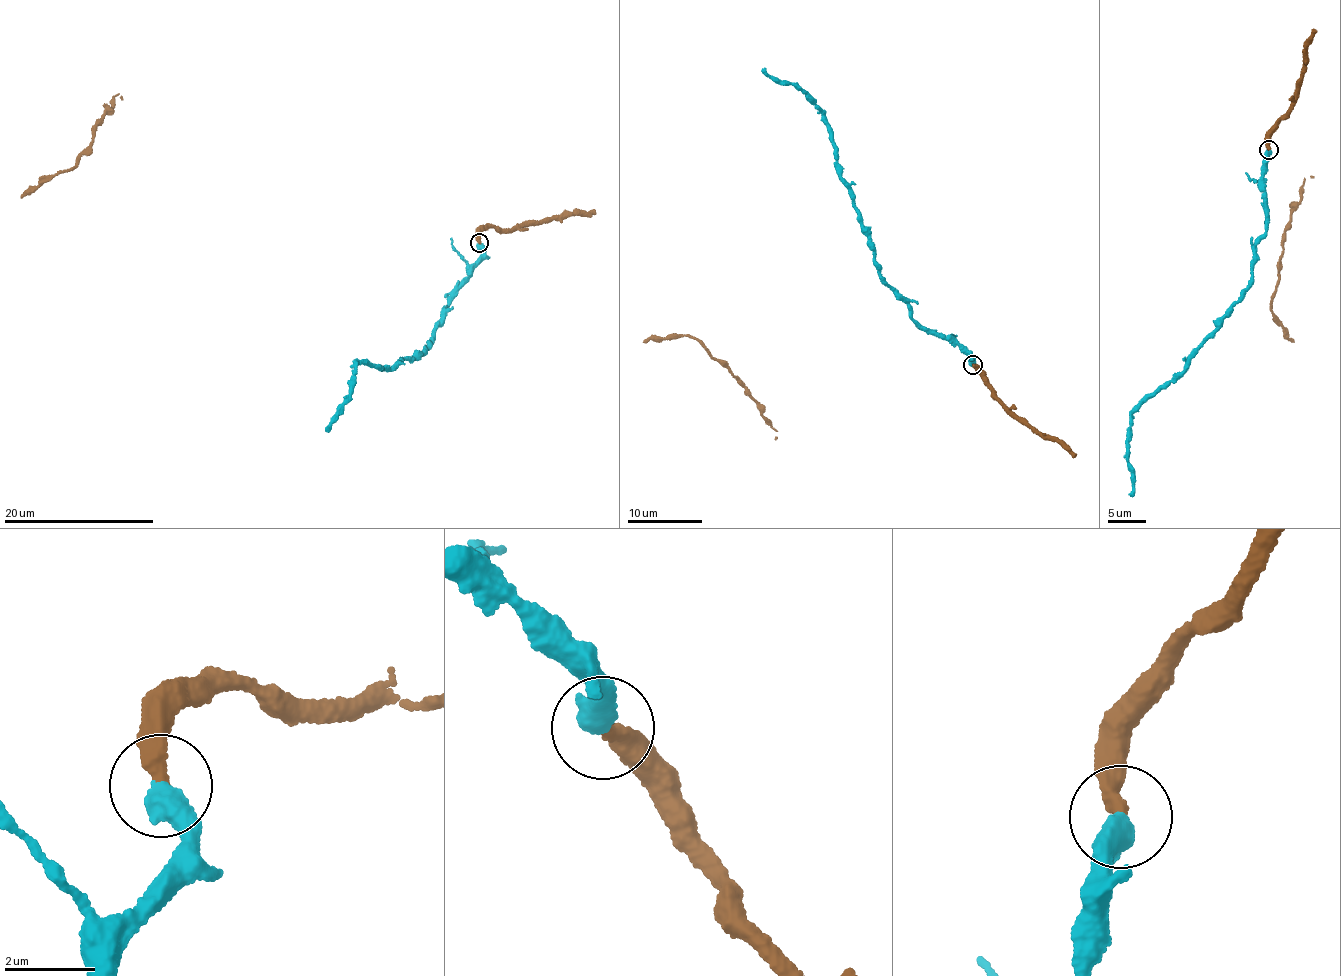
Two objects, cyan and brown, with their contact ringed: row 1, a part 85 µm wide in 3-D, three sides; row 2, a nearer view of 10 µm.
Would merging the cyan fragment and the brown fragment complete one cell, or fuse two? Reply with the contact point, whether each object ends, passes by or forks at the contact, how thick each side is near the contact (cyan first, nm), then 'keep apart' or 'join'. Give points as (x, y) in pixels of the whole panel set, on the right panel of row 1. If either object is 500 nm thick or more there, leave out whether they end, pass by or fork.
place (1269, 149); calibres 550 and 360 nm; join

